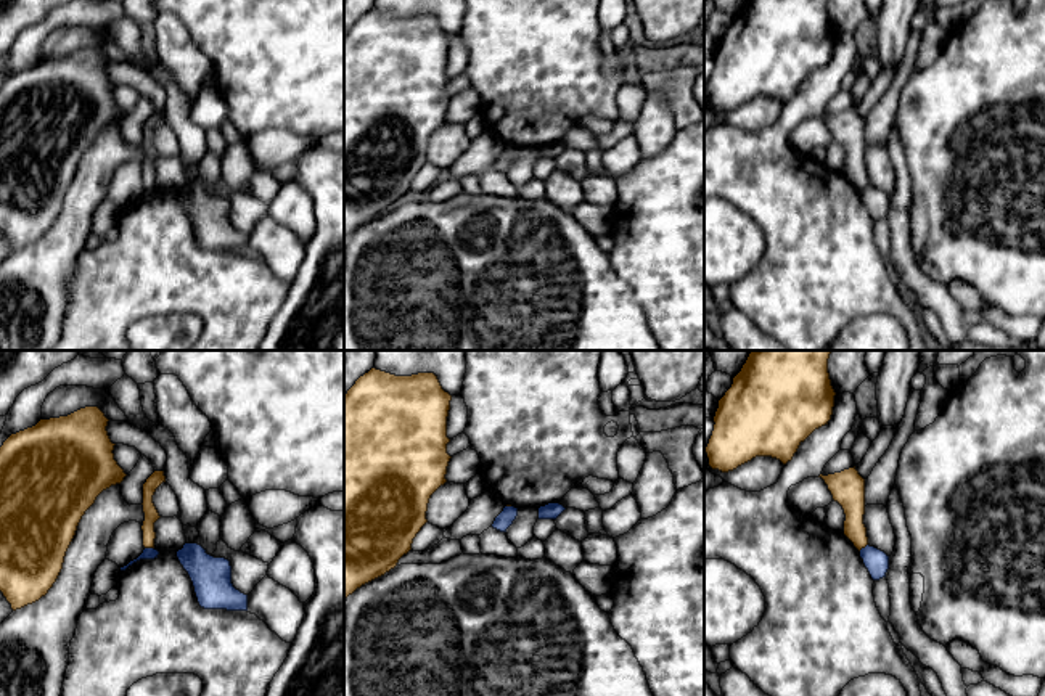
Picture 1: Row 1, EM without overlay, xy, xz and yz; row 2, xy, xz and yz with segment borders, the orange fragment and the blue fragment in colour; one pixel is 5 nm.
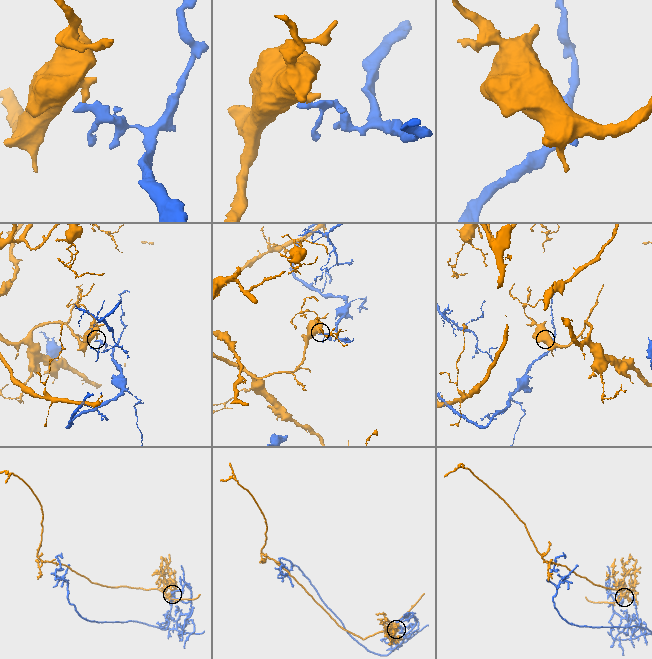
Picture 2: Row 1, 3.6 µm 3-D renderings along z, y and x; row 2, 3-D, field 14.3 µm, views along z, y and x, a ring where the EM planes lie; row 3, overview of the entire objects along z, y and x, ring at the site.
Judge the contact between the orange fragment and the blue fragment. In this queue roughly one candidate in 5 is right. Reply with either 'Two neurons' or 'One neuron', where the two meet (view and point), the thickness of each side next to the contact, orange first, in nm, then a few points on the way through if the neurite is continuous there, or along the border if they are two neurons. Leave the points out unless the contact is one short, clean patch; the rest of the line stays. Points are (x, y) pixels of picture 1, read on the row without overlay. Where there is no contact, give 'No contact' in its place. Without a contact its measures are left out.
Two neurons. Touches orange at xy (150, 187). Thickness 70 nm (orange) against 60 nm. Boundary: xy (145, 187), (153, 188)

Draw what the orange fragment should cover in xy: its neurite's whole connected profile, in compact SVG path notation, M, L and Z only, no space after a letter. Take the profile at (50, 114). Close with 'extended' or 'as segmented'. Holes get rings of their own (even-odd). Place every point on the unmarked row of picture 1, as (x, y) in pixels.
M85 47L68 56L40 59L35 66L11 74L0 87L0 231L21 249L39 241L56 222L77 166L96 137L127 116L114 100L108 58L98 47Z; as segmented

